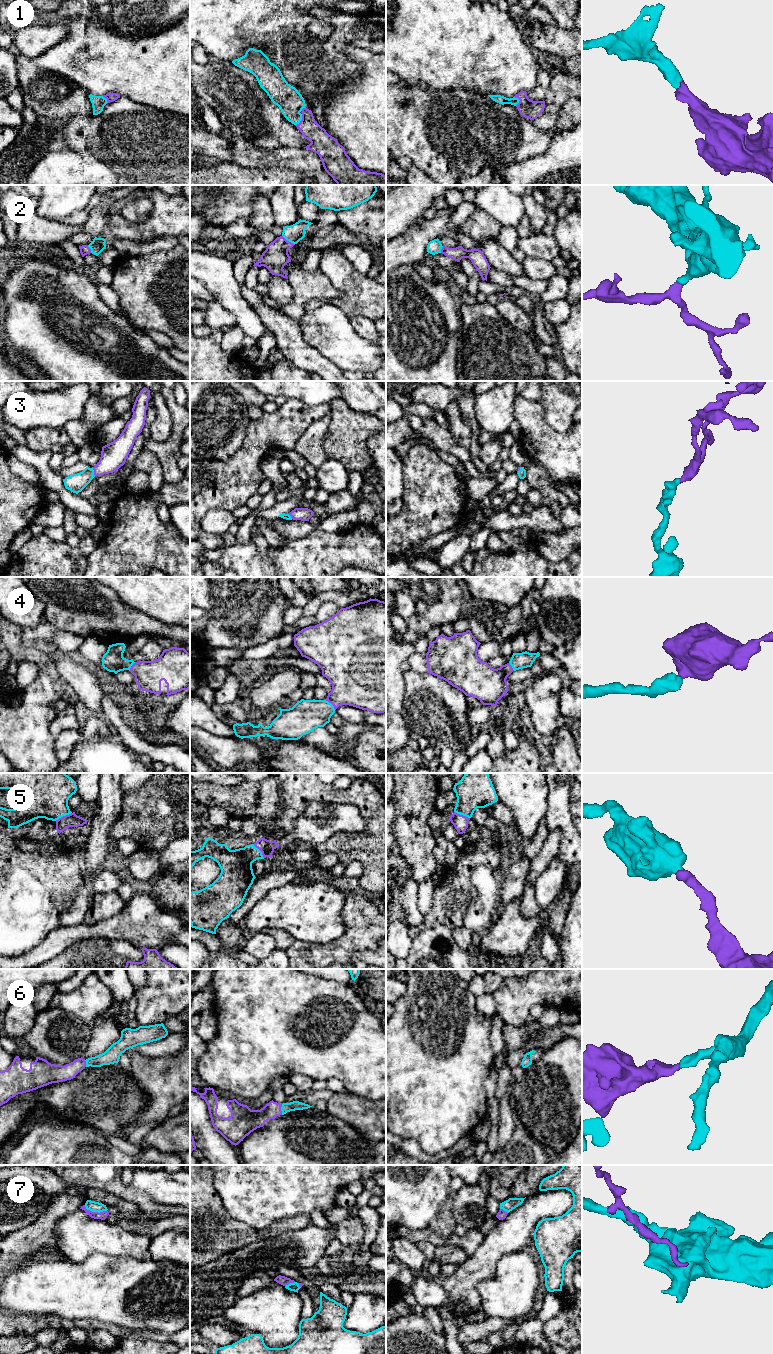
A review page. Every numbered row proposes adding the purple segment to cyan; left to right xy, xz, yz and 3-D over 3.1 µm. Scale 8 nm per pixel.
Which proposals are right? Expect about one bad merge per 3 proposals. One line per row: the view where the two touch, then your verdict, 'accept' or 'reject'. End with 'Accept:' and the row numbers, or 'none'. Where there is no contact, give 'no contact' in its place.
1: meets cyan in xz; accept
2: meets cyan in xz; accept
3: meets cyan in xy; accept
4: meets cyan in xz; accept
5: meets cyan in xy; accept
6: meets cyan in xz; accept
7: meets cyan in xy; reject
Accept: 1, 2, 3, 4, 5, 6

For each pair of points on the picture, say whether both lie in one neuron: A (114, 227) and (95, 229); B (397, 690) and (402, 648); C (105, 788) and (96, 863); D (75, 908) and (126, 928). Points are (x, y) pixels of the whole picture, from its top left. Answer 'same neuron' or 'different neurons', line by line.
A: different neurons
B: same neuron
C: same neuron
D: different neurons

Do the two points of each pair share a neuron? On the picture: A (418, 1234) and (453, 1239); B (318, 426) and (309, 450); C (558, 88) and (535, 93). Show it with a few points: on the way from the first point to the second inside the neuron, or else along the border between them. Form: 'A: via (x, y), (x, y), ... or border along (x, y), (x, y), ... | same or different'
A: via (427, 1234), (437, 1241), (444, 1241) | same
B: via (316, 432), (310, 444) | same
C: border along (551, 70), (551, 81), (543, 100) | different

